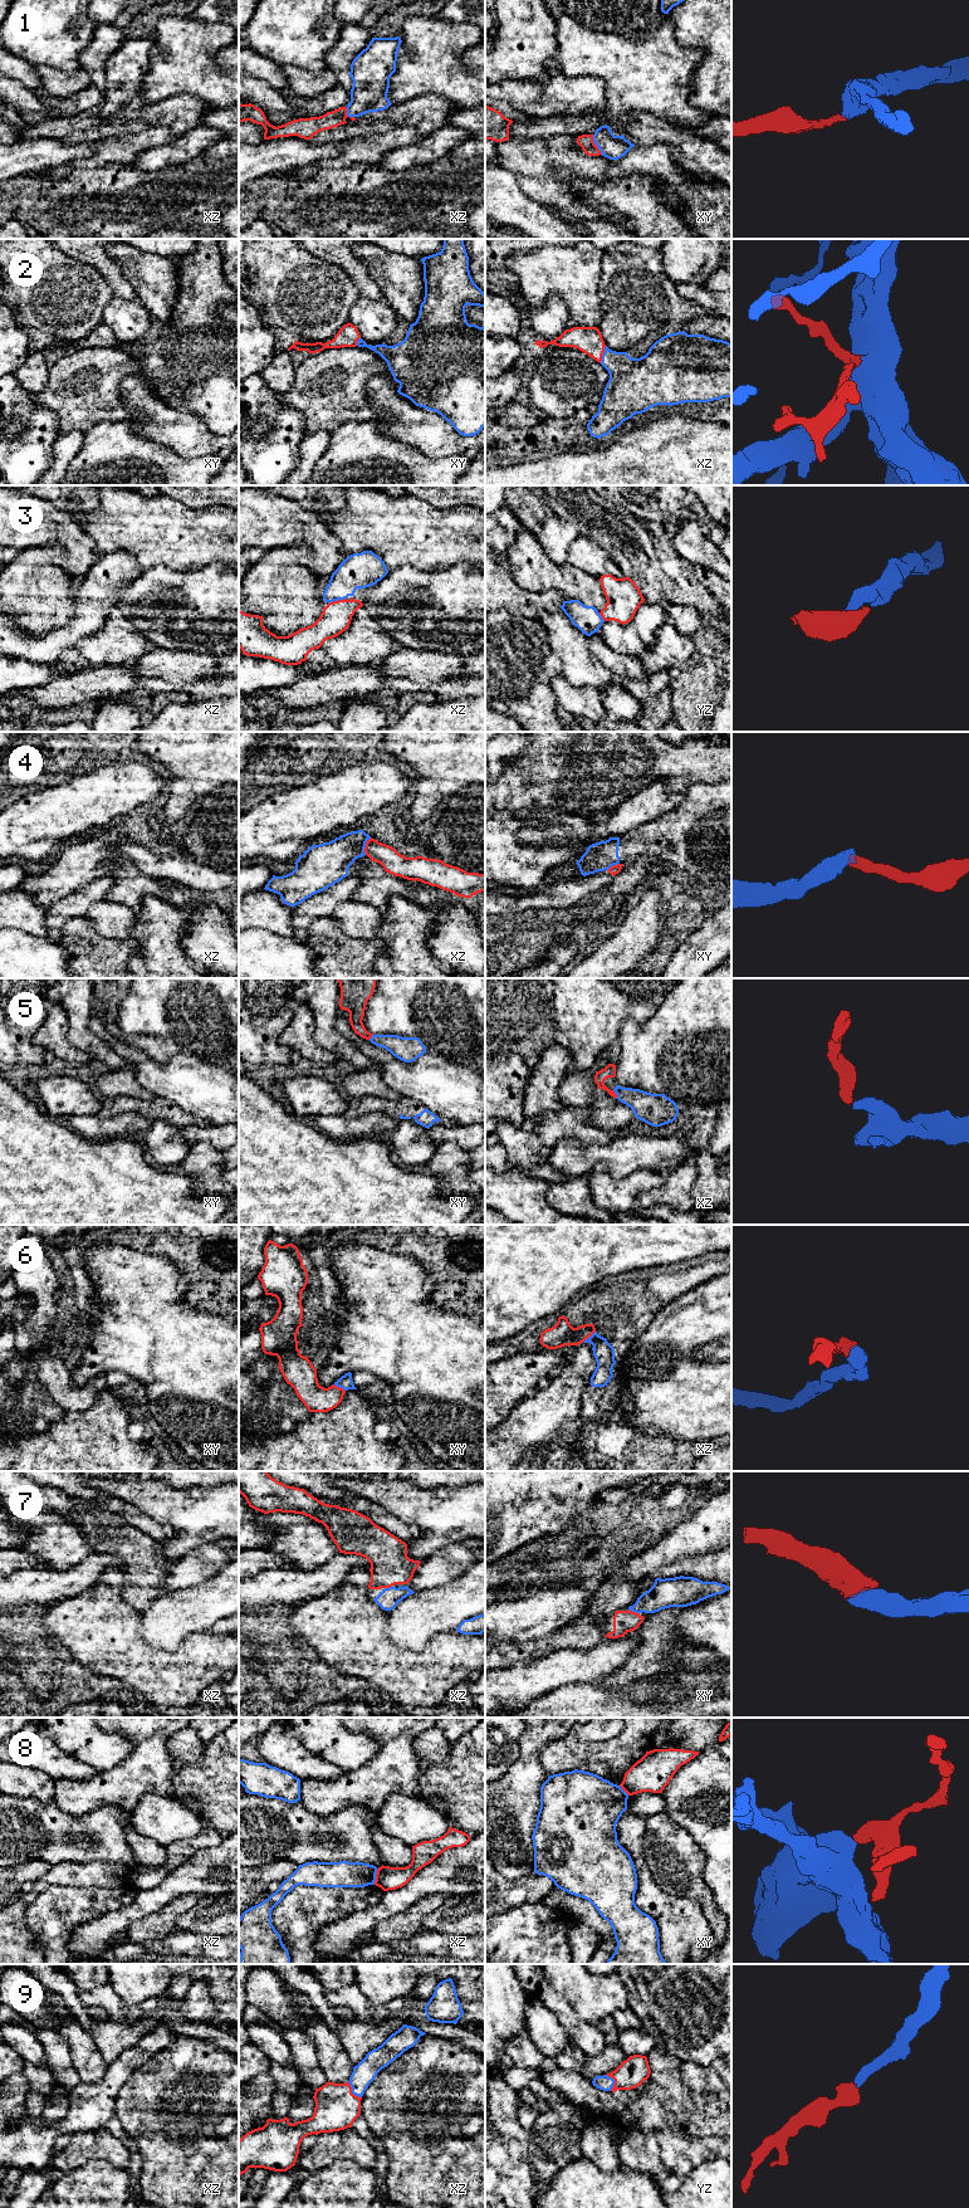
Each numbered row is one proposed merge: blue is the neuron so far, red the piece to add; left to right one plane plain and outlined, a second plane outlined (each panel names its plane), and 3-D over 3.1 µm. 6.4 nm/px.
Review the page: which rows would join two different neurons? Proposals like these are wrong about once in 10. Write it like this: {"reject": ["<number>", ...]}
{"reject": ["4", "8"]}

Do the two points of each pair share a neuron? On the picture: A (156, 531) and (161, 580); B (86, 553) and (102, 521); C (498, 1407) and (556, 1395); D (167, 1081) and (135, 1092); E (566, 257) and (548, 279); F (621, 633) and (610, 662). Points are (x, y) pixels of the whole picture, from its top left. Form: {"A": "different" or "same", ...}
{"A": "different", "B": "different", "C": "different", "D": "different", "E": "same", "F": "different"}

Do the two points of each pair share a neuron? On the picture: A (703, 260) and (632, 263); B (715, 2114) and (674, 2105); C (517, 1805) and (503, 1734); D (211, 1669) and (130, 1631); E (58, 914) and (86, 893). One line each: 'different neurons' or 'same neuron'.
A: different neurons
B: same neuron
C: different neurons
D: same neuron
E: same neuron

